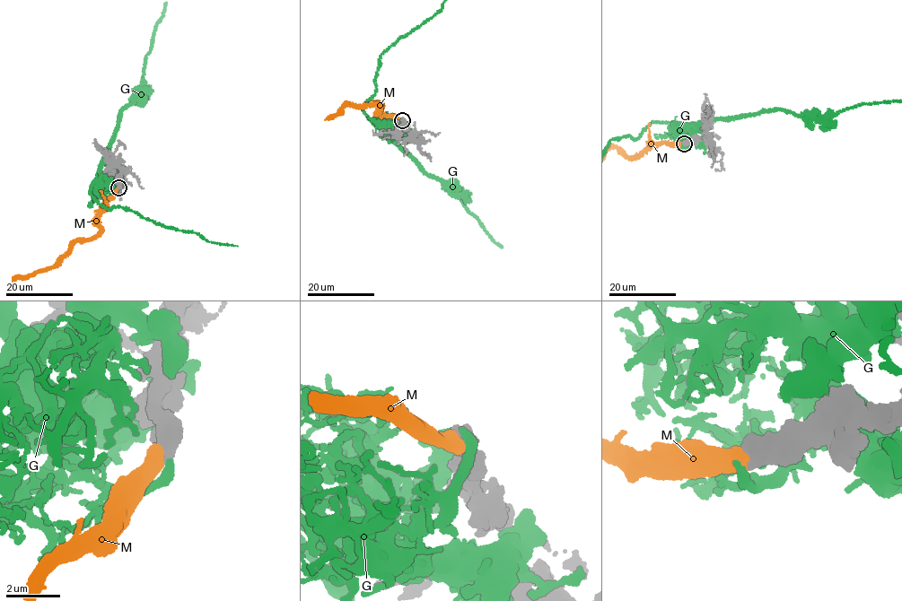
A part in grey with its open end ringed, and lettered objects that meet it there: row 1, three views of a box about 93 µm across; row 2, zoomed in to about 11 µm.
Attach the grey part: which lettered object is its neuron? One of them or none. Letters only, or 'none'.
M

